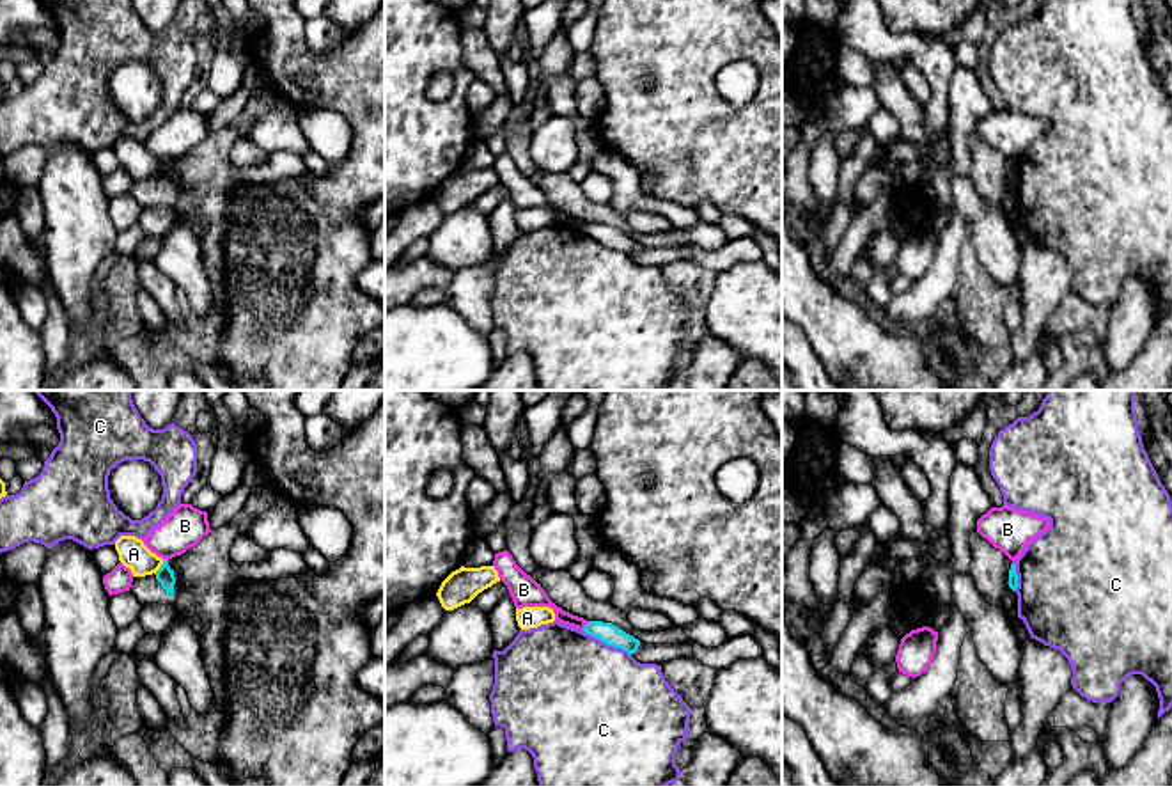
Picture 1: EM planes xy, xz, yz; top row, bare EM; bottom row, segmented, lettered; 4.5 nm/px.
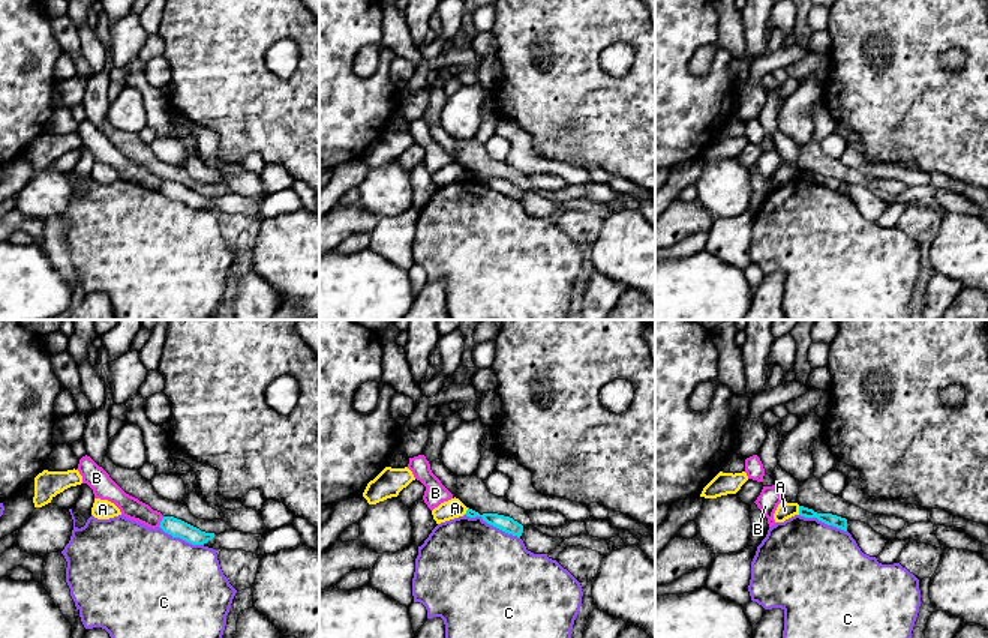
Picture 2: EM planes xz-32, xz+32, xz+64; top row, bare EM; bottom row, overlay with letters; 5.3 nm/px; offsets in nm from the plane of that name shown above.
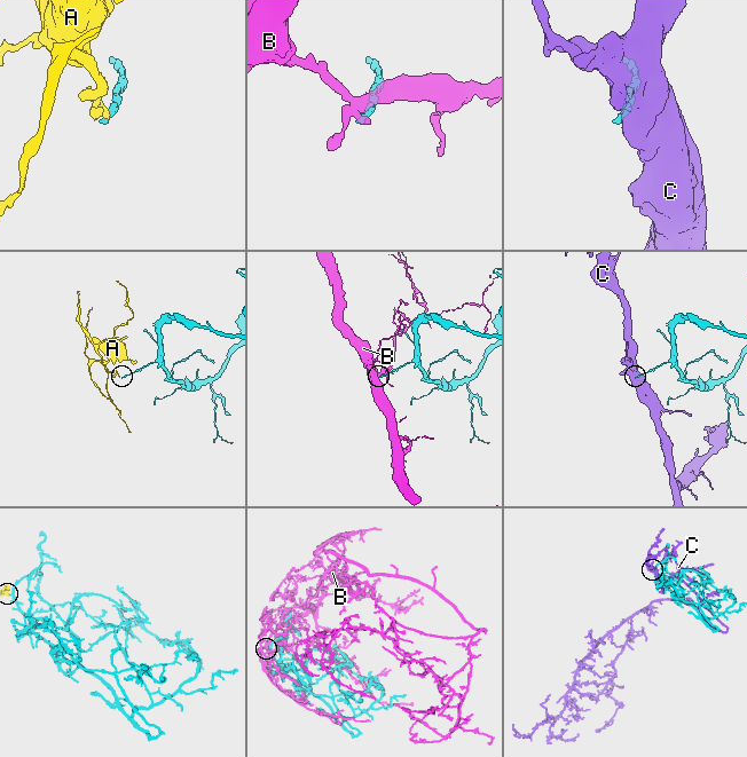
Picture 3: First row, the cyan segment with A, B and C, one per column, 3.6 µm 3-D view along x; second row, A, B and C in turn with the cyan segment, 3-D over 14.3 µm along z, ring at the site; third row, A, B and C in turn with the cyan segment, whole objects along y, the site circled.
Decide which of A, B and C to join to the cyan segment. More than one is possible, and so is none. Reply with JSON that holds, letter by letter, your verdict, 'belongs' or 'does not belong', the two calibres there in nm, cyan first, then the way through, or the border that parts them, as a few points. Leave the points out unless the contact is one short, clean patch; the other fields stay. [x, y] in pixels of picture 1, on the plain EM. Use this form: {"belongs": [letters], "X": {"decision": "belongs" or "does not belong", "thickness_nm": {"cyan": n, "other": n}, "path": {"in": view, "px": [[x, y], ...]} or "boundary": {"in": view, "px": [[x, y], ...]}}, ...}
{"belongs": [], "A": {"decision": "does not belong", "thickness_nm": {"cyan": 80, "other": 140}, "boundary": {"in": "xy", "px": [[164, 162], [155, 176]]}}, "B": {"decision": "does not belong", "thickness_nm": {"cyan": 90, "other": 80}}, "C": {"decision": "does not belong", "thickness_nm": {"cyan": 90, "other": 480}}}

